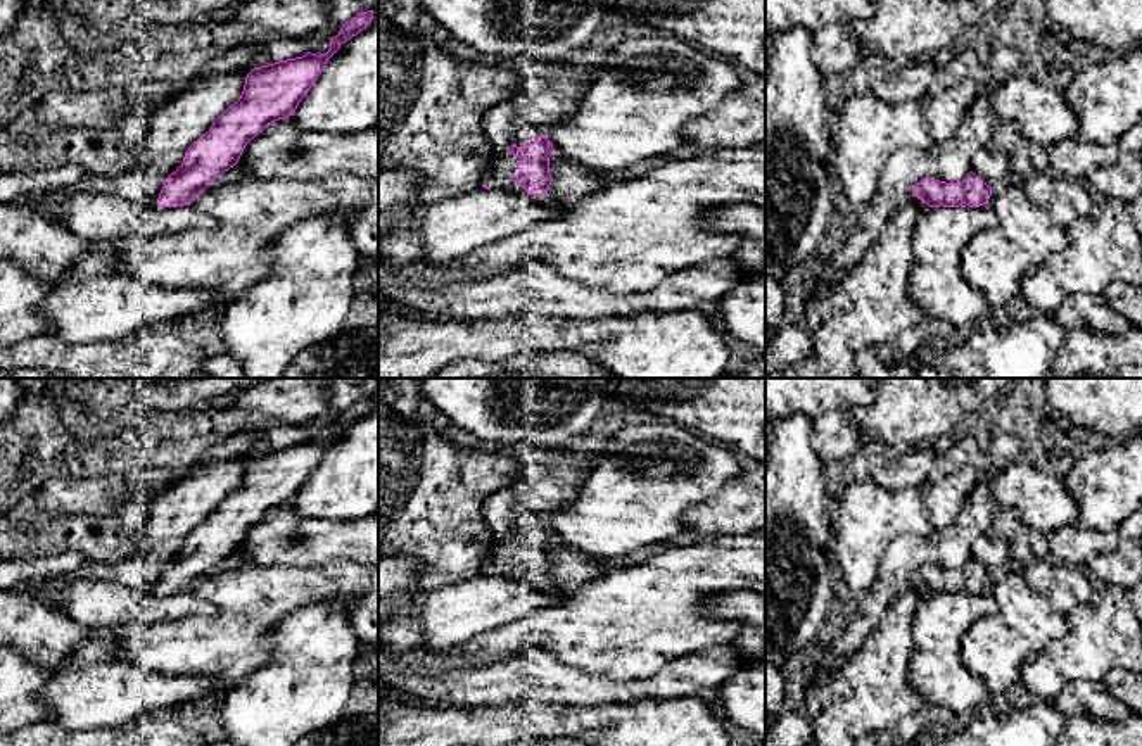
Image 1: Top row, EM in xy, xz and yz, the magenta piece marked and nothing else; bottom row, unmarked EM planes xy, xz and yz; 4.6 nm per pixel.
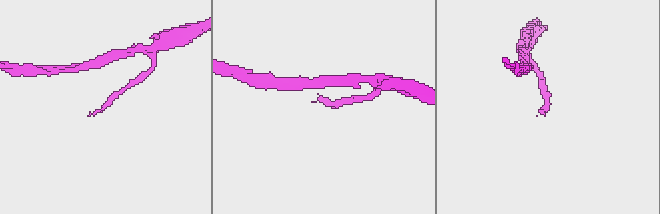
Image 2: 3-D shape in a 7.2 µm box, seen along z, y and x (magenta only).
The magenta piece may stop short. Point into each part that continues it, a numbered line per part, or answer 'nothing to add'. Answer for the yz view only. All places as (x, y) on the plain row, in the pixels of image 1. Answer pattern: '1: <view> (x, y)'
nothing to add

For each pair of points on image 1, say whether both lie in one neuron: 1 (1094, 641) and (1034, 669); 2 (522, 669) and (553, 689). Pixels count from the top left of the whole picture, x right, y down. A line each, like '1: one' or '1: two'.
1: one
2: one

